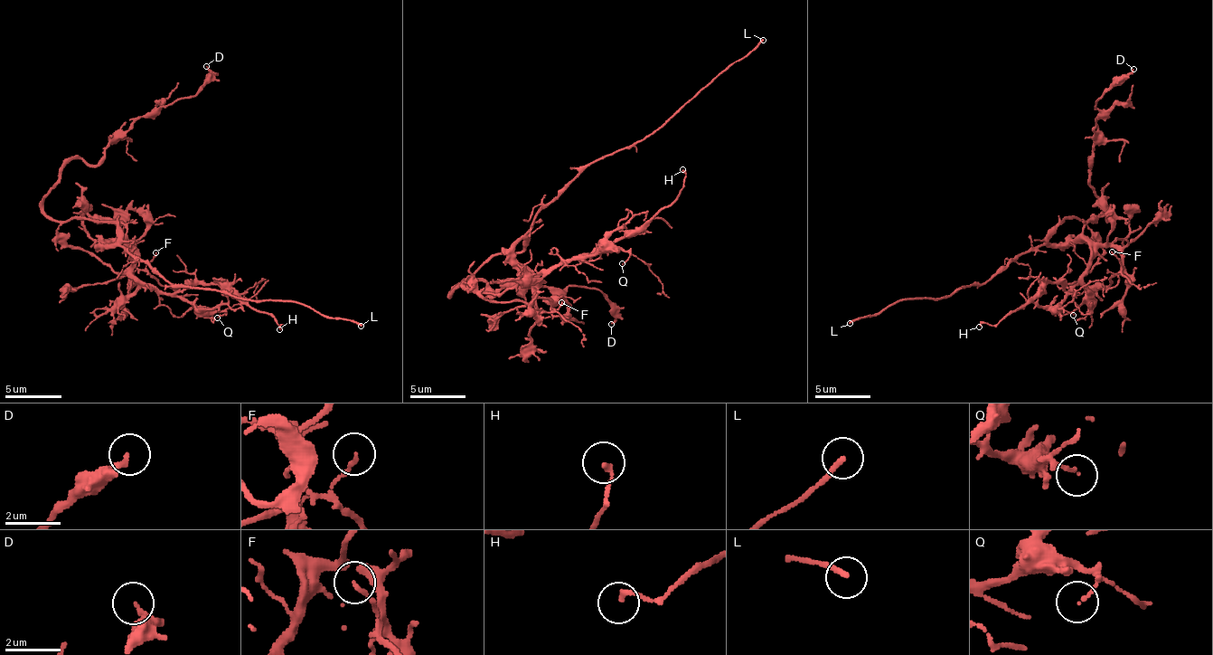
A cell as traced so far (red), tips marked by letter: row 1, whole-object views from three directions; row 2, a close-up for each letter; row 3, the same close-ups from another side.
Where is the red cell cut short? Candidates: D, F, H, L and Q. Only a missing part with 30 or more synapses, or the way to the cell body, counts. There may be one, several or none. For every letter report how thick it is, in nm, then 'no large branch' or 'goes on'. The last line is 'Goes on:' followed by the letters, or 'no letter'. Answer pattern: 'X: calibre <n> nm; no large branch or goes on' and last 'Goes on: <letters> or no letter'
D: calibre 180 nm; no large branch
F: calibre 130 nm; no large branch
H: calibre 160 nm; no large branch
L: calibre 180 nm; goes on
Q: calibre 100 nm; no large branch
Goes on: L

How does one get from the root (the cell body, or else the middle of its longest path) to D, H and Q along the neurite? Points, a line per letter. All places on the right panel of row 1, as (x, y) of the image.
D: (1059, 223), (1065, 218), (1089, 221), (1104, 207), (1089, 185), (1098, 118), (1095, 102), (1133, 69)
H: (1059, 223), (1048, 241), (1084, 241), (1089, 268), (1067, 290), (1048, 282), (1007, 318), (979, 327)
Q: (1059, 223), (1048, 241), (1051, 243), (1084, 241), (1089, 246), (1089, 268), (1059, 304), (1073, 315)

